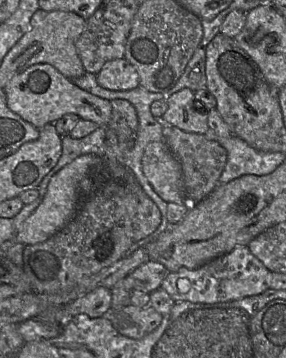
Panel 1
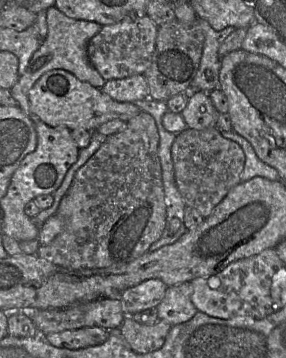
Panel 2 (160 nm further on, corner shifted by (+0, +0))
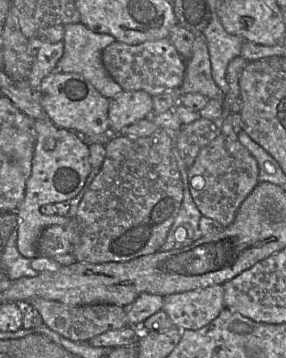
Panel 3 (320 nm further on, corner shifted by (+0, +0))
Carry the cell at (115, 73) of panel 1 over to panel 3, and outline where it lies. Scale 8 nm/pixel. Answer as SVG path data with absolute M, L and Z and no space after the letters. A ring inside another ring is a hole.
M123 91L110 101L109 131L113 134L120 134L125 127L146 119L153 111L152 96L147 92Z

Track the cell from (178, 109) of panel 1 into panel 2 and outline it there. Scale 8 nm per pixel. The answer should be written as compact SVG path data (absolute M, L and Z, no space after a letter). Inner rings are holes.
M197 91L189 97L187 106L180 113L187 128L203 130L216 126L219 112L207 92Z

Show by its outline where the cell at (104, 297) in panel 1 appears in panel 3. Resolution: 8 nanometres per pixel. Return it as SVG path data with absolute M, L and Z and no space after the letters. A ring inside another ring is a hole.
M39 297L22 304L32 305L42 316L44 325L59 335L75 342L88 342L93 337L104 332L129 326L123 307L117 305L93 304L69 306L58 301Z

